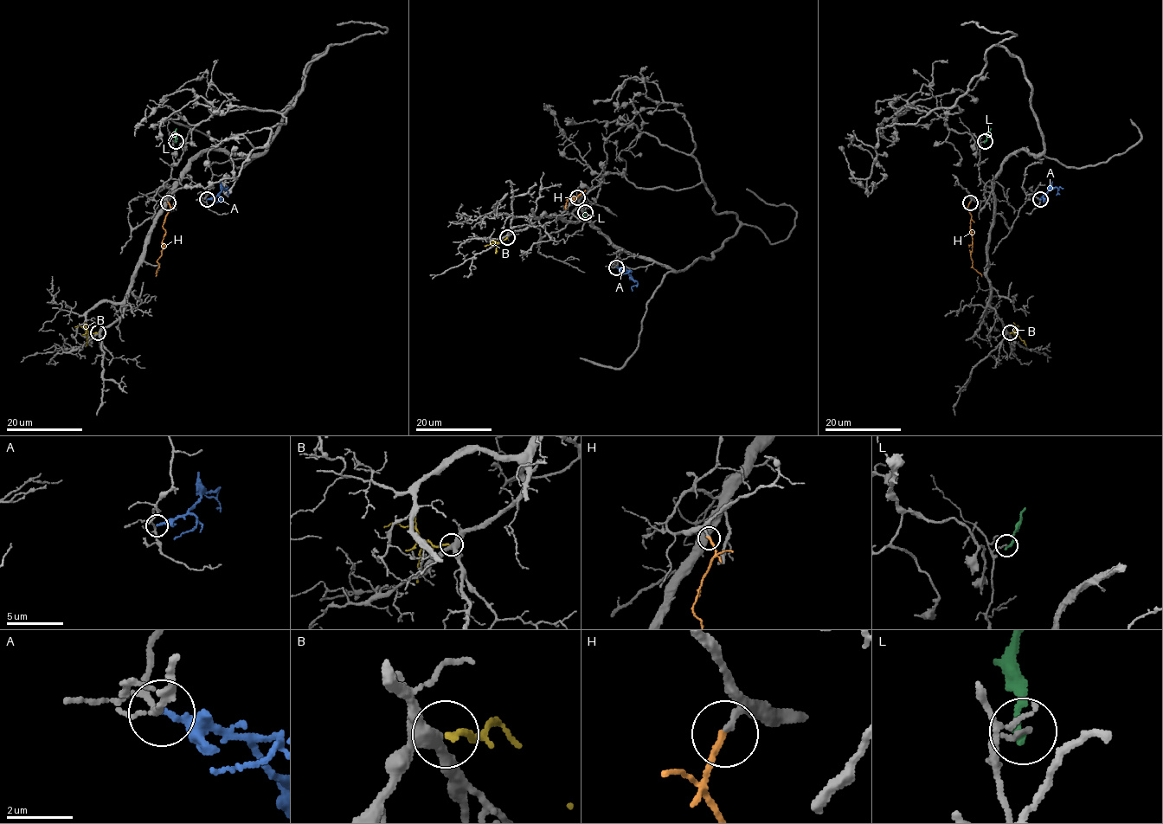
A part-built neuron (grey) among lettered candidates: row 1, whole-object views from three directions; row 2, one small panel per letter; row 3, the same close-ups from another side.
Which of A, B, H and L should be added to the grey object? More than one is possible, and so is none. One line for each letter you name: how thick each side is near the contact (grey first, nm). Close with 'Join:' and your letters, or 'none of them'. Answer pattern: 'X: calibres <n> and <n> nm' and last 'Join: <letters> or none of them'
B: calibres 360 and 170 nm
H: calibres 200 and 190 nm
Join: B, H

